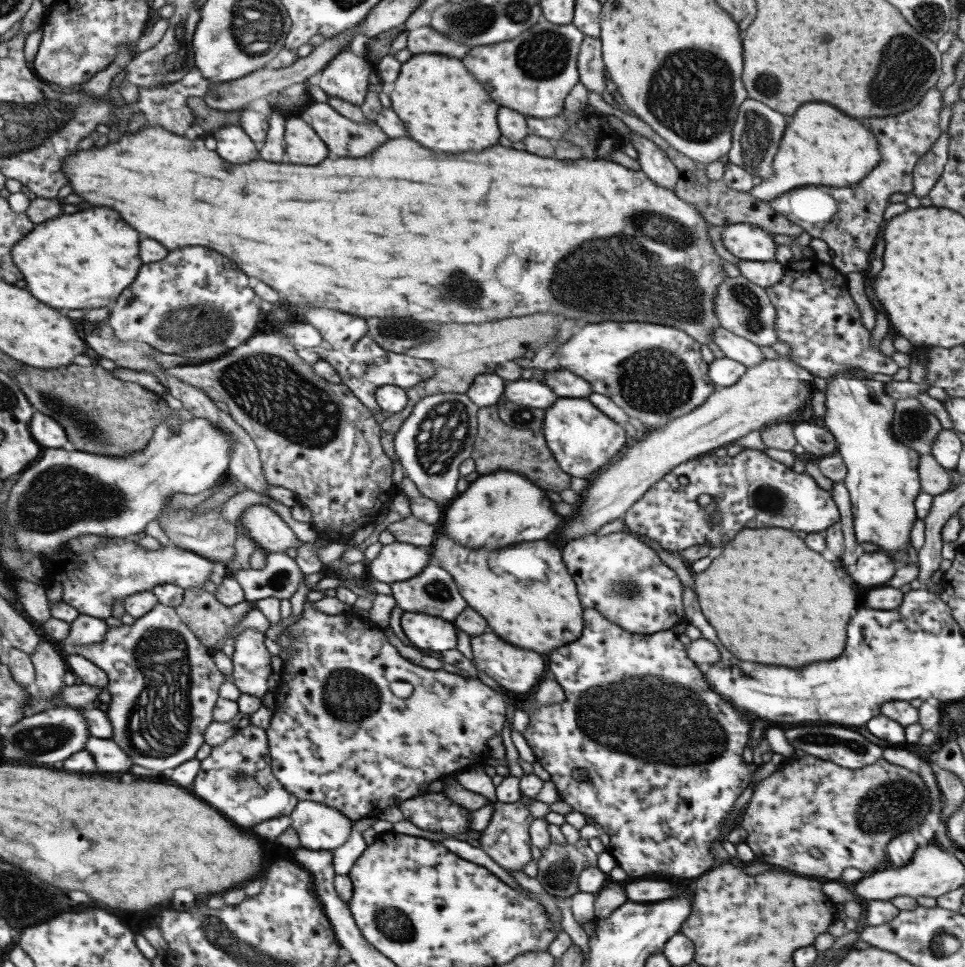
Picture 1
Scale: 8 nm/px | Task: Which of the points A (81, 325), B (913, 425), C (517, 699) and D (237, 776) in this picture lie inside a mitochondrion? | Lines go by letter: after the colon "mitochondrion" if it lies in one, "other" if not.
A: other
B: mitochondrion
C: other
D: mitochondrion

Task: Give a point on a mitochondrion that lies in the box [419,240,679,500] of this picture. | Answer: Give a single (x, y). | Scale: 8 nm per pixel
(462, 290)

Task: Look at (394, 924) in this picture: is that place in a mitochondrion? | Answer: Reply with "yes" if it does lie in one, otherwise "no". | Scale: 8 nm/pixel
yes

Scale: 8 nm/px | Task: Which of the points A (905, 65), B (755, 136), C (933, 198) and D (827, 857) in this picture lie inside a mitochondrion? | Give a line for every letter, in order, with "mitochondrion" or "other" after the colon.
A: mitochondrion
B: mitochondrion
C: other
D: other

